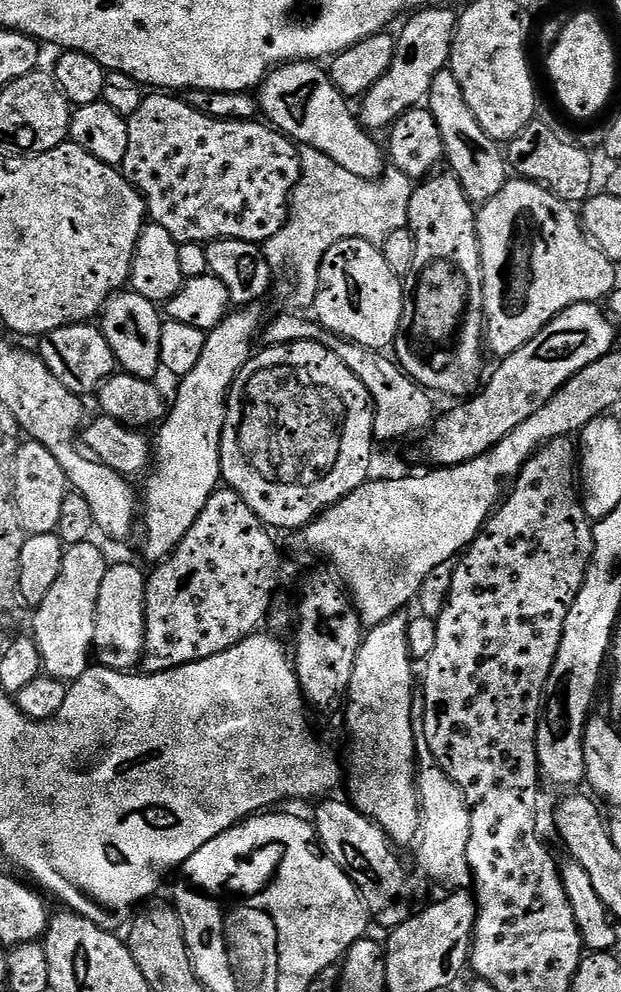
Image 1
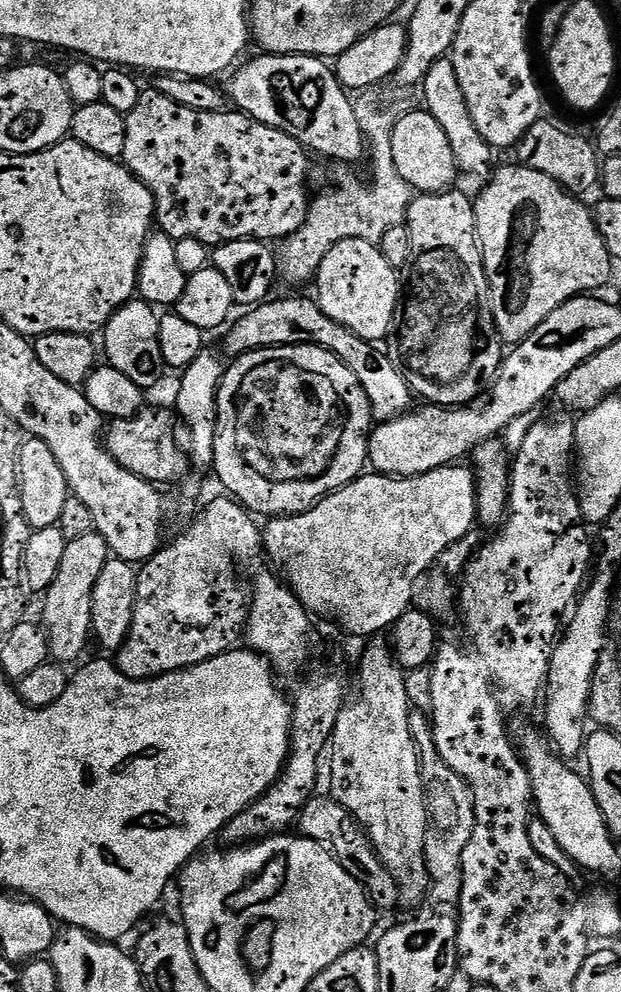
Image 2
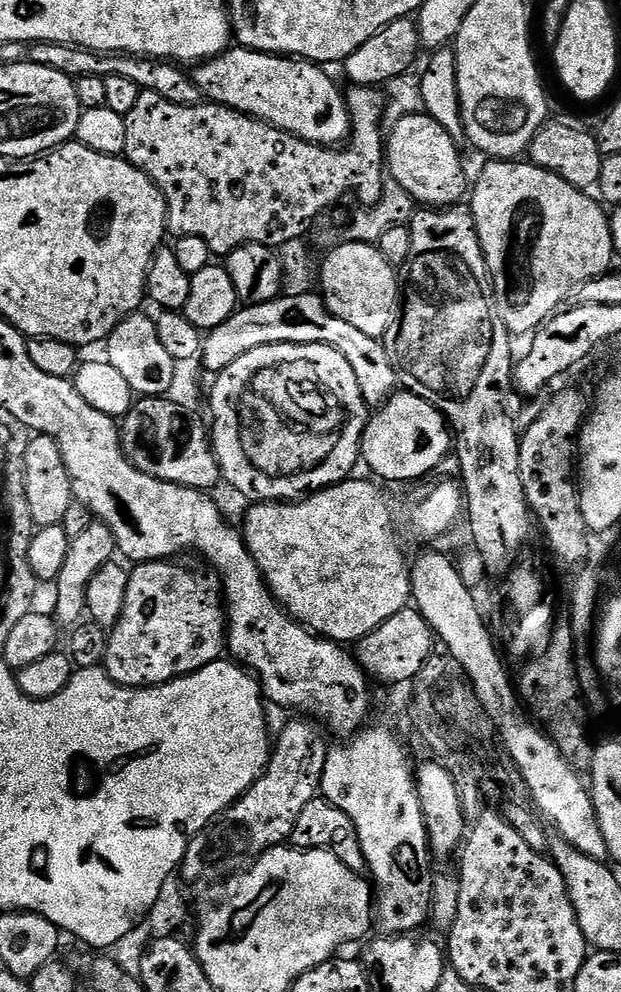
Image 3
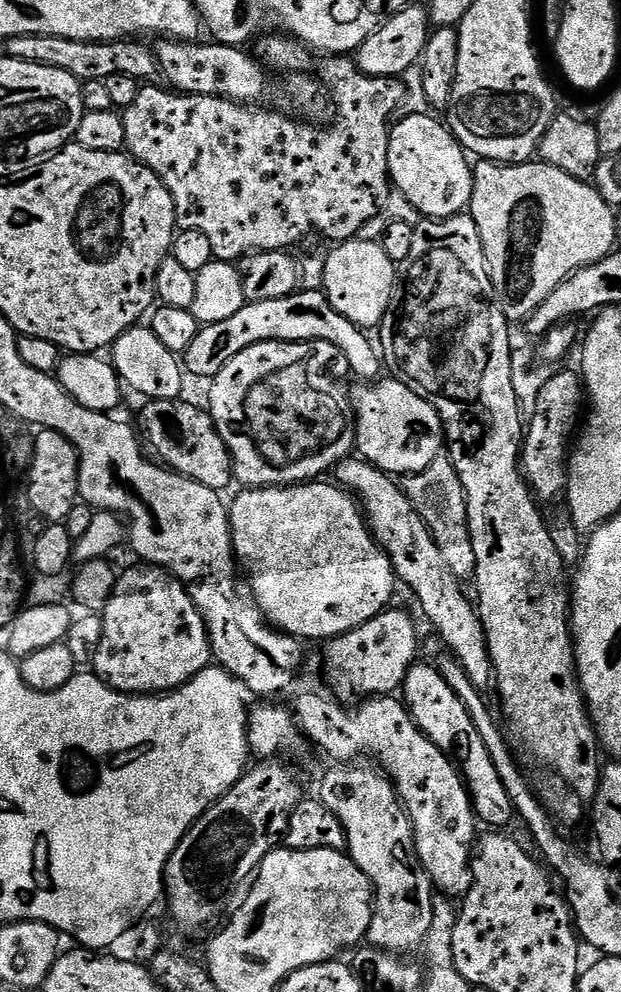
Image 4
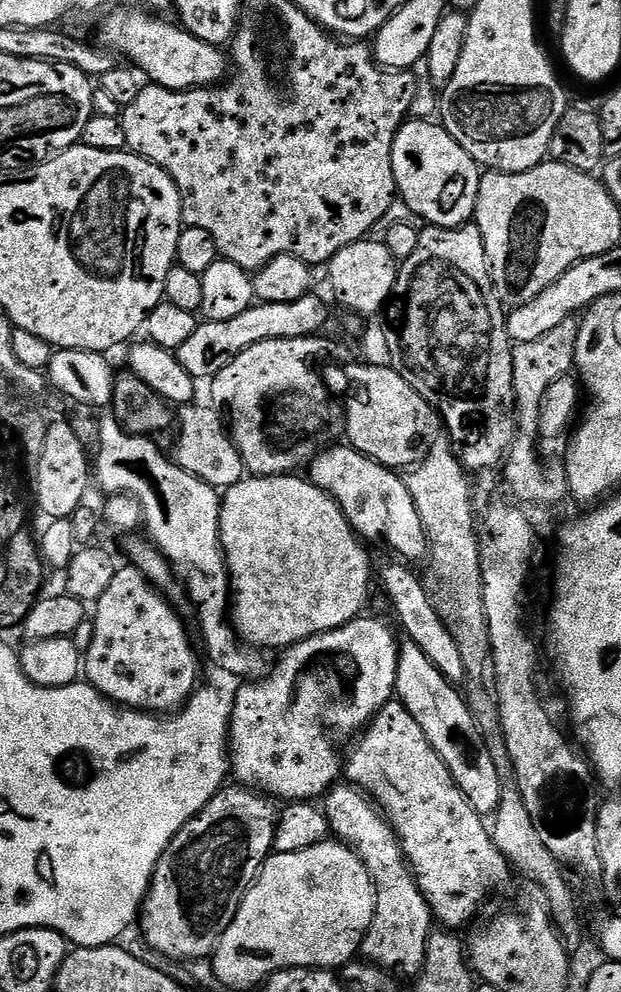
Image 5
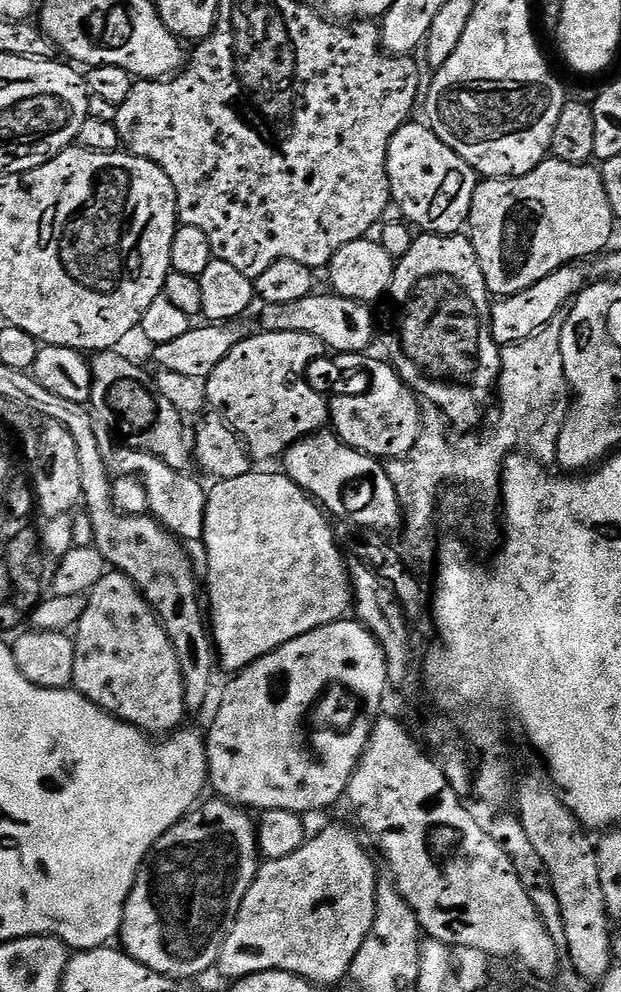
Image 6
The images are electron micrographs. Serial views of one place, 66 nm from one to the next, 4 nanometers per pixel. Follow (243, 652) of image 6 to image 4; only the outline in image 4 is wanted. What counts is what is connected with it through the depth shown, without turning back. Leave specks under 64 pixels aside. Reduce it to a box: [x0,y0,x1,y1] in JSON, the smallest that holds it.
[228,482,398,642]

